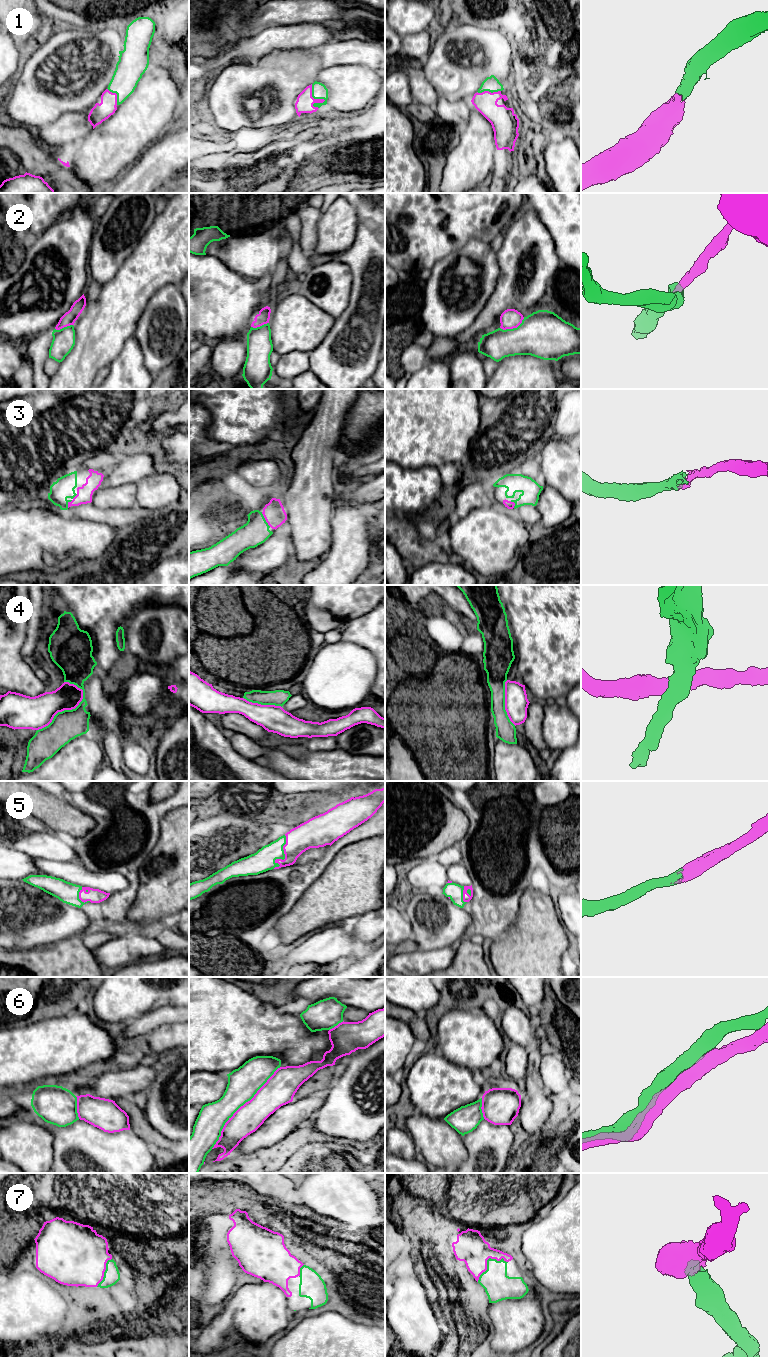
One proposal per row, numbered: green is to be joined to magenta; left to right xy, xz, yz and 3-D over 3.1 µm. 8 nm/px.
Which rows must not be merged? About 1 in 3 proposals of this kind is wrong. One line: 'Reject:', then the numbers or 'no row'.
Reject: 2, 4

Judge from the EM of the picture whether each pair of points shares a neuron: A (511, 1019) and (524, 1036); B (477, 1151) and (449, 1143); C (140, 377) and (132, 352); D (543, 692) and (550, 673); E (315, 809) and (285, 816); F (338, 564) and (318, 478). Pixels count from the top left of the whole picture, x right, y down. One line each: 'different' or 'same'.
A: same
B: different
C: same
D: same
E: same
F: different

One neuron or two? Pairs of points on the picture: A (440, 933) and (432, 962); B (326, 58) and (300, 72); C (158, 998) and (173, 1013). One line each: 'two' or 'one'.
A: two
B: two
C: one

